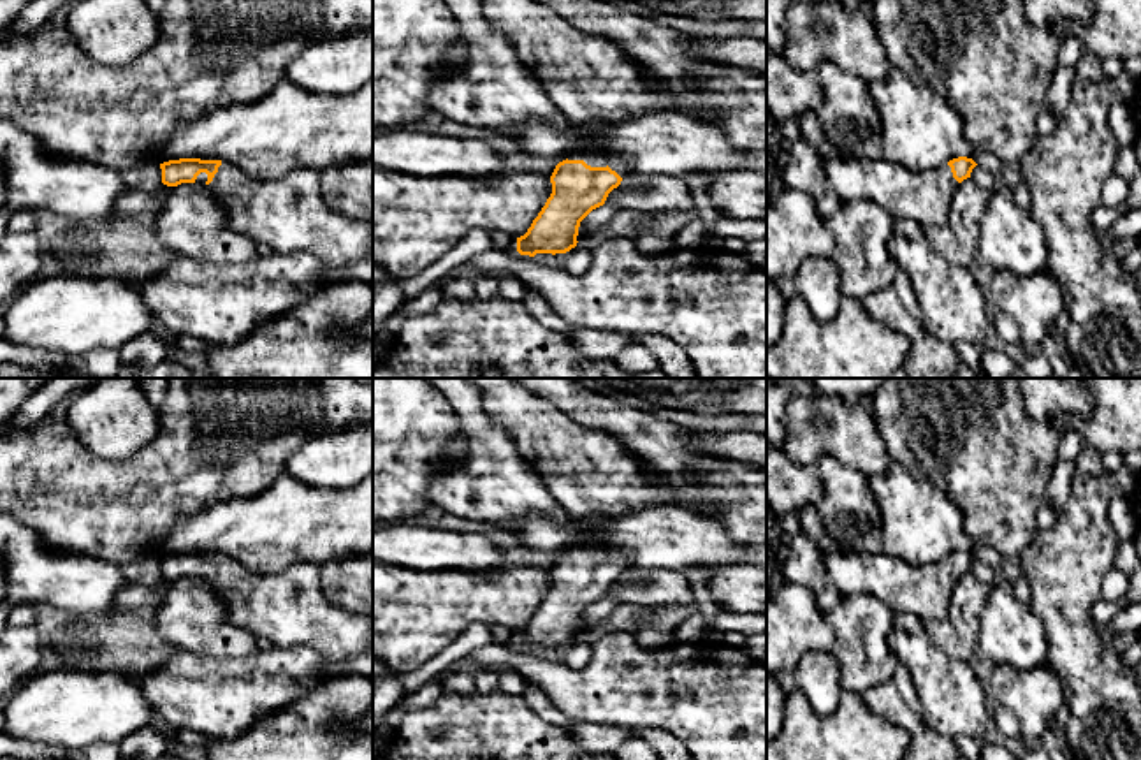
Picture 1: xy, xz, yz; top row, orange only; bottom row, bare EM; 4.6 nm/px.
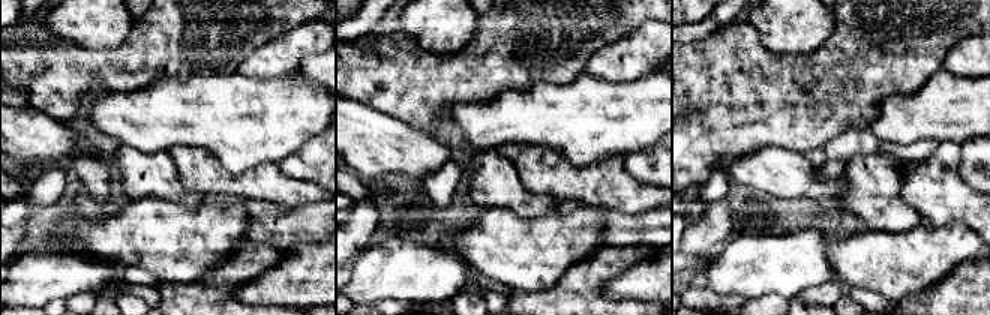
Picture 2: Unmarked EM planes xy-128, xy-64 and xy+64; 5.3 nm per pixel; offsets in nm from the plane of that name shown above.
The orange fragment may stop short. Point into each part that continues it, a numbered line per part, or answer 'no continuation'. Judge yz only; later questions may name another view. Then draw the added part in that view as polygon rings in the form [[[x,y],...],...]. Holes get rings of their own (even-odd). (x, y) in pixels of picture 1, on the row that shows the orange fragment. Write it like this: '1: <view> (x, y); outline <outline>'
1: yz (925, 197); outline [[[835,157],[823,162],[826,181],[837,197],[865,199],[888,209],[895,220],[914,220],[925,229],[948,222],[949,204],[960,185],[946,164],[914,172],[900,164]]]

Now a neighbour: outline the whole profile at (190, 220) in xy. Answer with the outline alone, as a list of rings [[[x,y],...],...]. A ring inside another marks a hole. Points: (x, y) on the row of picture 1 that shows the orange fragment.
[[[181,183],[178,186],[162,185],[160,188],[164,201],[151,225],[155,241],[179,255],[213,264],[251,262],[257,257],[258,245],[229,225],[229,209],[209,192],[207,185]]]

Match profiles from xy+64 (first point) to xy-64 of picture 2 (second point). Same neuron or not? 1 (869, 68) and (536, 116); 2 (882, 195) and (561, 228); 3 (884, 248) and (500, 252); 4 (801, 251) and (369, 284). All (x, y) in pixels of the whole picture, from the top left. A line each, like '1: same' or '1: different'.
1: different
2: different
3: same
4: same

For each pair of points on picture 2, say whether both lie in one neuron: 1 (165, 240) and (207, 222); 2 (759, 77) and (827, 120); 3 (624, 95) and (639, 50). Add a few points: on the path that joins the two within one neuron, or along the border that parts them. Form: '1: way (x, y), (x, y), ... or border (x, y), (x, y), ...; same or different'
1: way (176, 240), (183, 240), (197, 230); same
2: way (776, 93), (783, 101), (810, 104); same
3: border (656, 71), (633, 80), (603, 80), (594, 77); different

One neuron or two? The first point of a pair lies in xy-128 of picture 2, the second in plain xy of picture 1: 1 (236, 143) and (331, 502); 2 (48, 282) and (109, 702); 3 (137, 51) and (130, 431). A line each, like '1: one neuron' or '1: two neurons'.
1: one neuron
2: one neuron
3: two neurons

